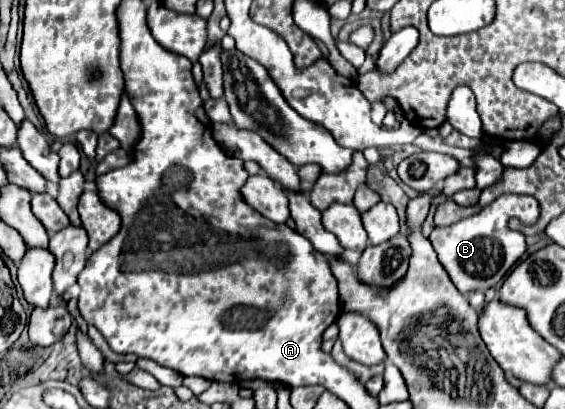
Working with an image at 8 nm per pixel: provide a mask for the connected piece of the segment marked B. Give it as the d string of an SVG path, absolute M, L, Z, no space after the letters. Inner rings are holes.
M500 195L476 215L460 219L458 223L452 223L448 227L434 227L430 235L432 247L460 293L466 295L474 289L486 291L490 287L496 287L508 275L514 263L524 255L526 237L520 231L508 229L508 219L512 215L527 215L513 218L518 218L527 225L534 224L540 215L539 203L528 195Z

